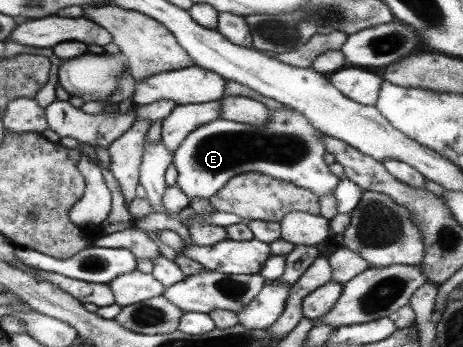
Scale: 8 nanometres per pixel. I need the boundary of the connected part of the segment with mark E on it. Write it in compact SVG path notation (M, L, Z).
M284 105L283 109L271 111L270 119L265 125L246 125L222 118L206 122L194 128L172 154L171 163L177 173L175 186L182 190L189 201L194 198L208 201L231 177L248 171L264 173L274 179L293 183L296 187L311 191L316 198L322 198L324 194L328 195L333 191L340 179L332 175L322 161L325 149L321 142L321 135L322 133L314 129L305 117Z

